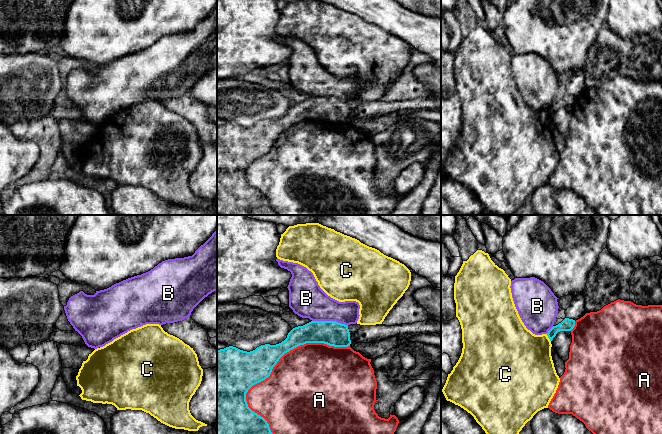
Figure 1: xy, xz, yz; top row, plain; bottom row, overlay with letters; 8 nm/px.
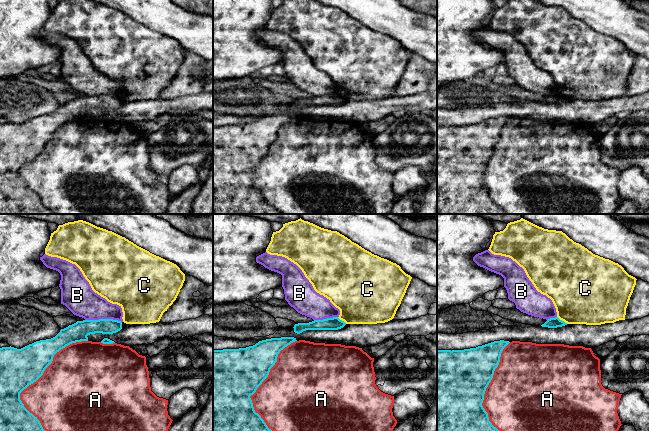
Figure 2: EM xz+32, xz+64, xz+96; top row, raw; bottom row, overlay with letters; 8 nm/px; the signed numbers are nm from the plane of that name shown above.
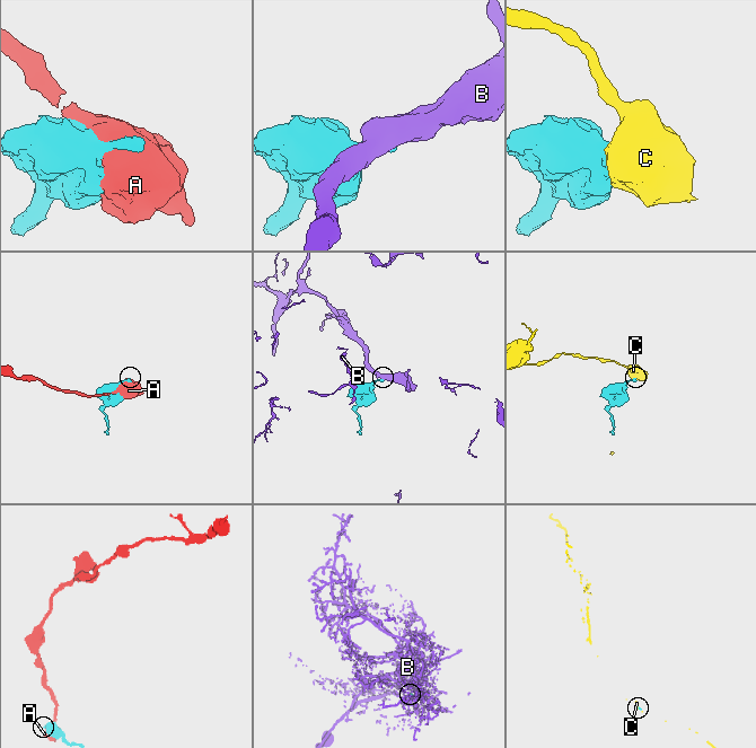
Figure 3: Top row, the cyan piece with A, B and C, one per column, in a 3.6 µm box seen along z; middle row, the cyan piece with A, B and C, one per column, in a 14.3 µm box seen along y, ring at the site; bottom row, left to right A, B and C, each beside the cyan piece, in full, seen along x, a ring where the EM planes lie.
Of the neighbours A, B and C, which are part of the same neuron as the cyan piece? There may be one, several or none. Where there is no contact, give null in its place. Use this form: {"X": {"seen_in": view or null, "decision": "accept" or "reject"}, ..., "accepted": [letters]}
{"A": {"seen_in": "xz", "decision": "reject"}, "B": {"seen_in": "xz", "decision": "reject"}, "C": {"seen_in": "yz", "decision": "reject"}, "accepted": []}

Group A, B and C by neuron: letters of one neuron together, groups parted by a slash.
A / B / C

